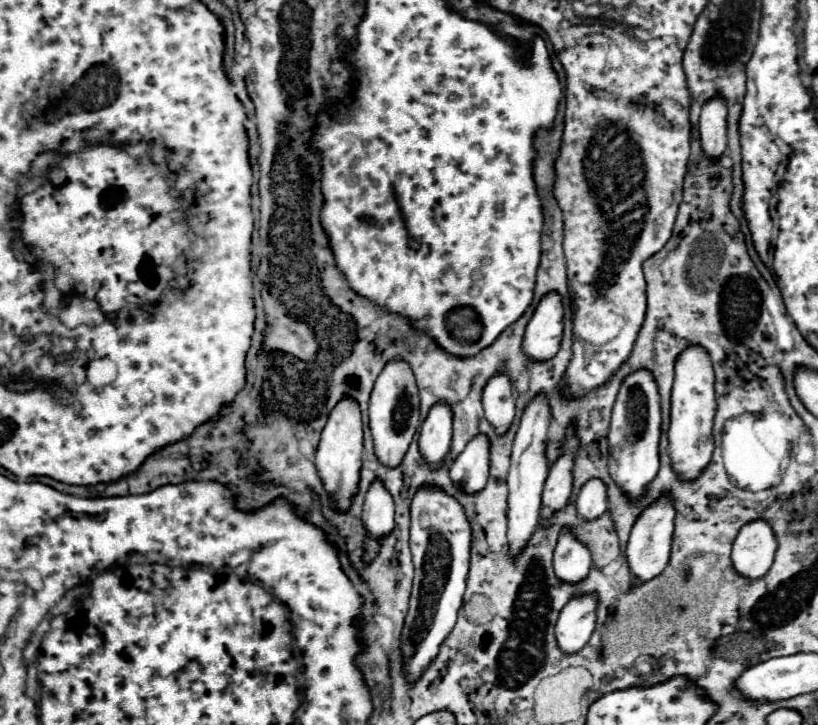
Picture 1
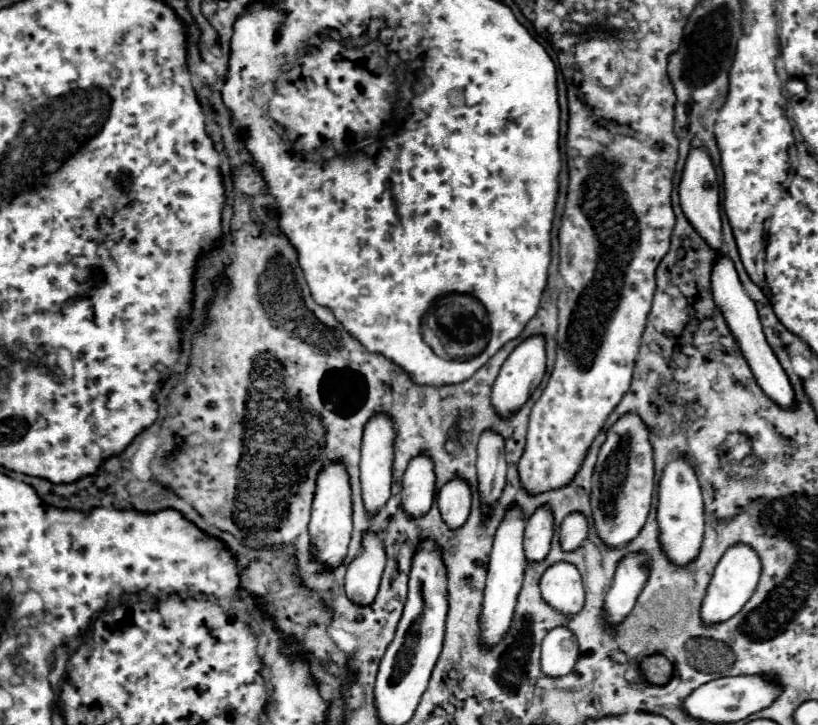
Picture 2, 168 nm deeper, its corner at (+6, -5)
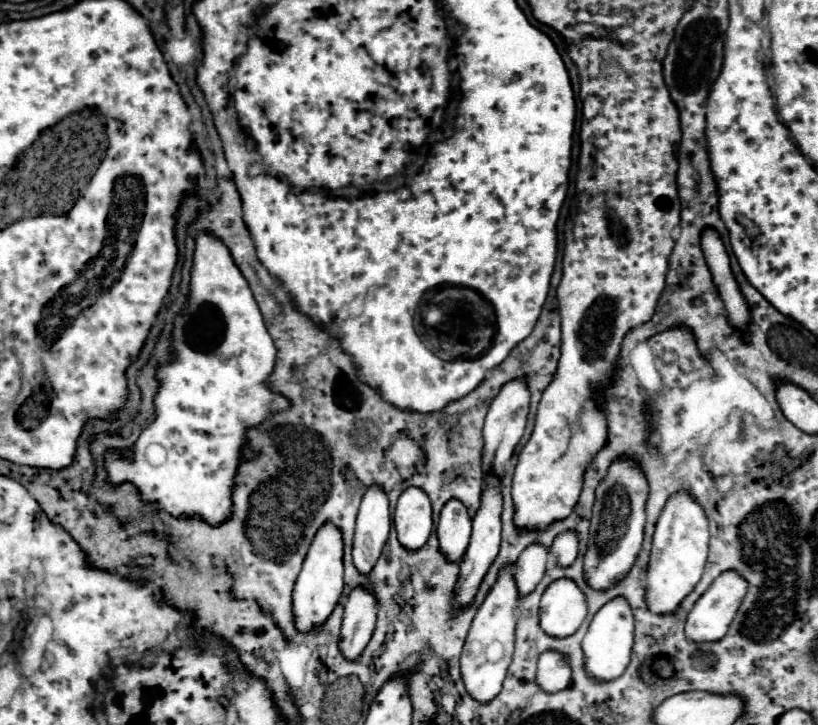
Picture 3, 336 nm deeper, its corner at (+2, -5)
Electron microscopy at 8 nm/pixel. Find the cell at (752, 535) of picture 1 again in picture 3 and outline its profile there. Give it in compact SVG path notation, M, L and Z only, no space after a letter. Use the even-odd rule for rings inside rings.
M733 570L721 574L713 582L713 586L695 602L693 610L689 612L687 622L685 622L687 640L689 642L717 642L717 640L721 640L727 634L733 614L737 612L737 606L741 604L743 596L745 596L745 580L739 574L733 574Z

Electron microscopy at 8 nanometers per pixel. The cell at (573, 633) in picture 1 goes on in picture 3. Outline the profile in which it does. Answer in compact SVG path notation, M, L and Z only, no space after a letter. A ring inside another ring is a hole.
M553 650L541 654L535 682L539 684L541 690L545 690L549 694L565 690L571 682L569 662L565 662L565 658L561 658L561 654L553 654Z

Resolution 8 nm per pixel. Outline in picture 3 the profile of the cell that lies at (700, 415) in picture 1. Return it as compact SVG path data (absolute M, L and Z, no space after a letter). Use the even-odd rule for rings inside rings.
M675 494L665 504L653 534L653 548L645 578L645 604L653 614L673 614L701 580L707 558L709 526L701 506L687 494Z

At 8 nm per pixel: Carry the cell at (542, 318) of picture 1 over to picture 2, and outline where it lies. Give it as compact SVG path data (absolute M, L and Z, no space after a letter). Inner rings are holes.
M533 334L529 338L525 338L505 360L505 364L501 366L501 372L495 380L493 386L493 408L501 414L501 416L509 416L515 410L519 410L529 396L533 394L533 390L541 384L543 376L545 376L545 362L547 362L547 352L545 352L545 336L543 334Z

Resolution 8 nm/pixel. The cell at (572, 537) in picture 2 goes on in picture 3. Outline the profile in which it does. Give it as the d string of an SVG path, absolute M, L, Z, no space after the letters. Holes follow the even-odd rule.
M565 532L565 534L559 534L553 542L553 546L549 548L549 552L557 558L557 564L561 568L567 568L575 562L577 558L577 552L579 552L579 546L577 546L577 534L573 532Z

